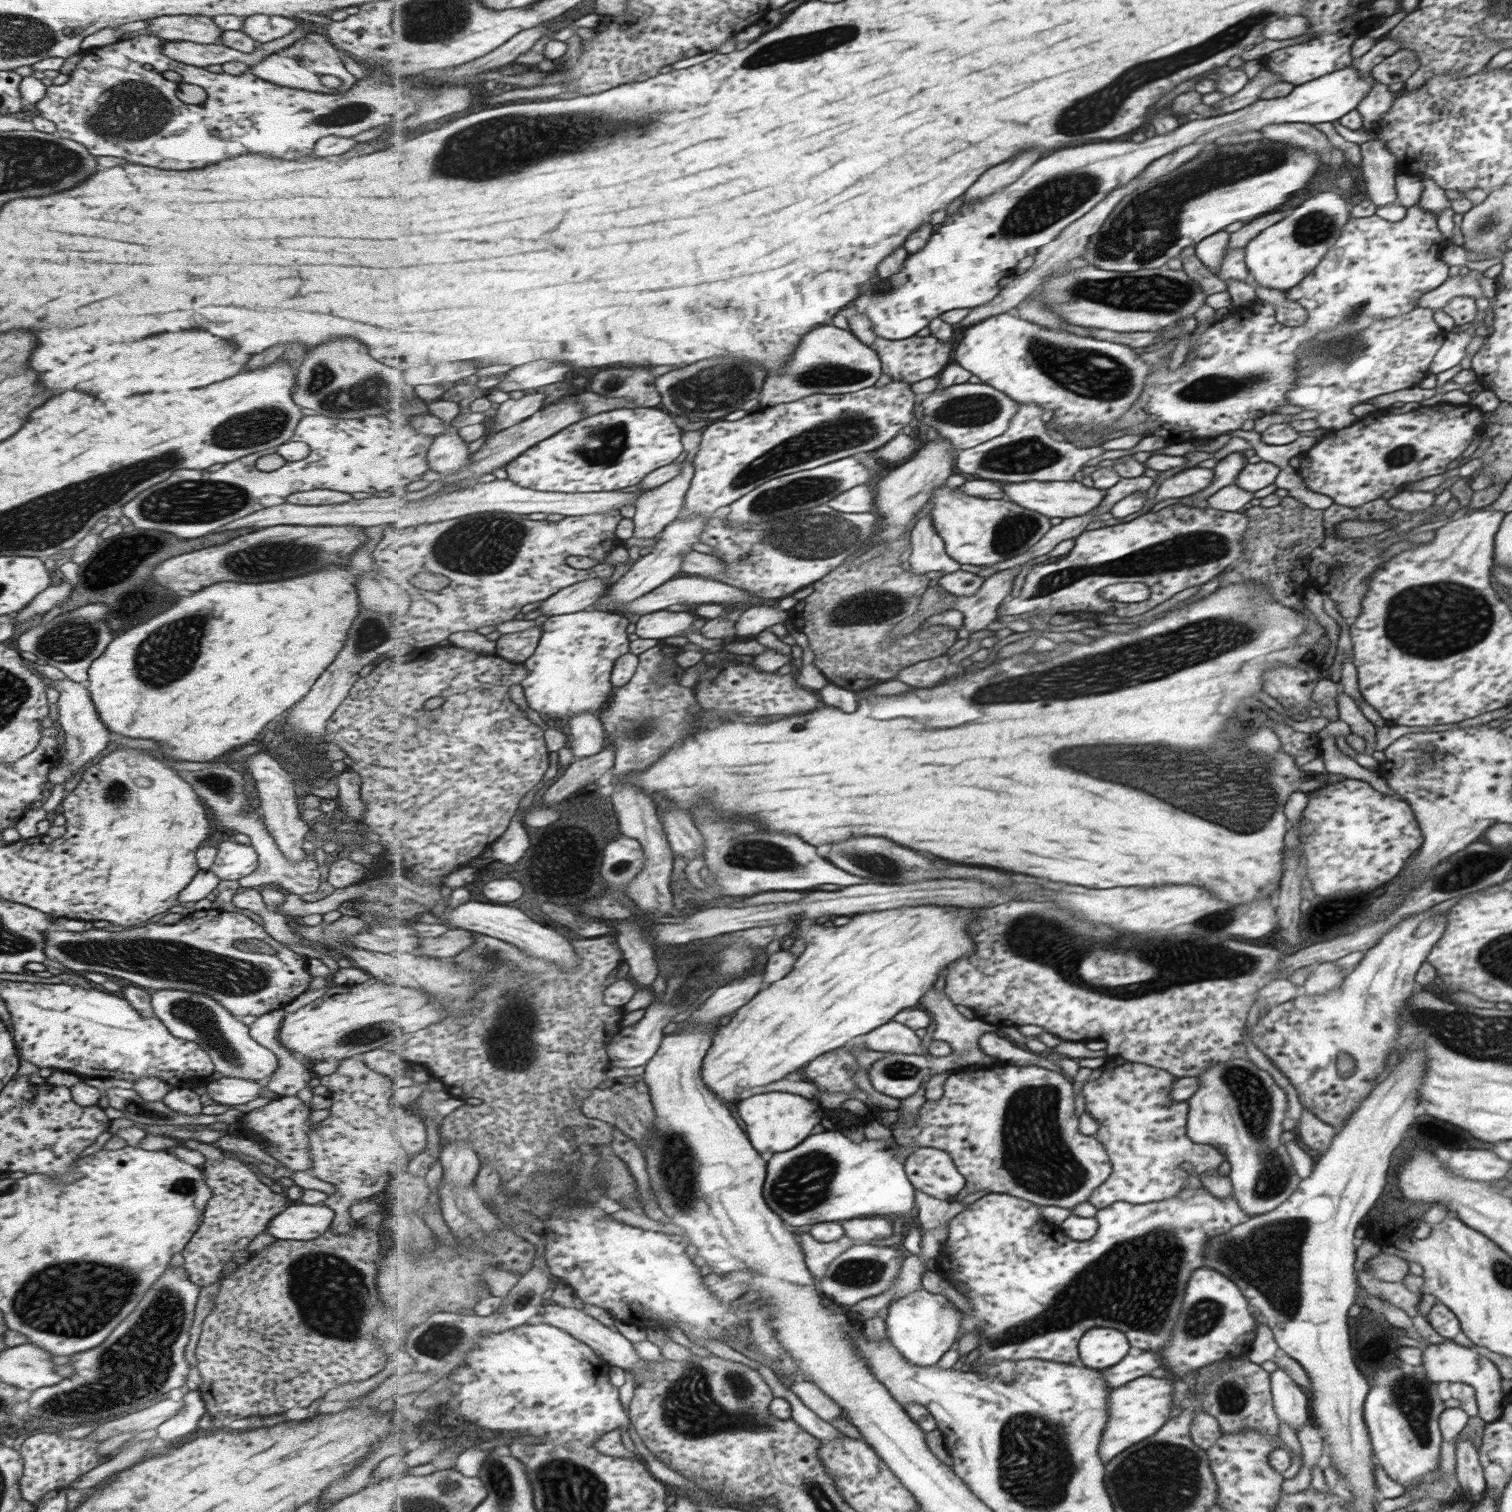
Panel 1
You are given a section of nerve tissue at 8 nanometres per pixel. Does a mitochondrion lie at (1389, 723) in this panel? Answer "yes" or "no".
no

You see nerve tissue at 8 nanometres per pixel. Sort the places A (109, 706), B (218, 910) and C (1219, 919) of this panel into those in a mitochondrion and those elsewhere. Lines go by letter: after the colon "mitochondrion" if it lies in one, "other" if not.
A: other
B: other
C: mitochondrion

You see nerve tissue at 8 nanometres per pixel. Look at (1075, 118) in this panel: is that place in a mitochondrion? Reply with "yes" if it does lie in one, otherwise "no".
yes

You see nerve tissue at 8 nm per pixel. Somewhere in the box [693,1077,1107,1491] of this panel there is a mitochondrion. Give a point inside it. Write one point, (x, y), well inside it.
(1034, 1153)

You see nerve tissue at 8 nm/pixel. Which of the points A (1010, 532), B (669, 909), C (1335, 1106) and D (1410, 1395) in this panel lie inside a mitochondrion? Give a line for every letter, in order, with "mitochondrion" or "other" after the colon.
A: mitochondrion
B: other
C: other
D: mitochondrion

